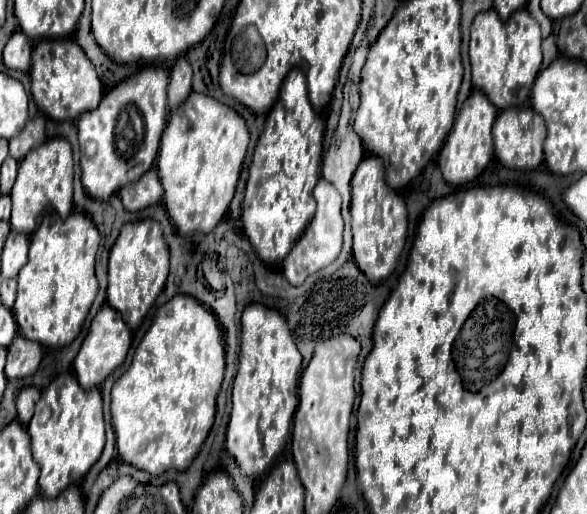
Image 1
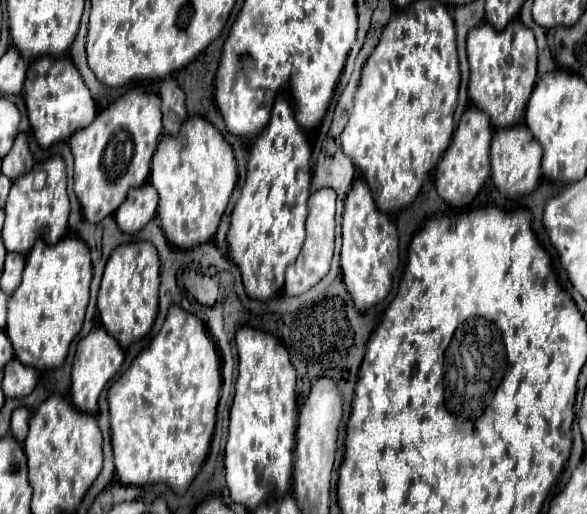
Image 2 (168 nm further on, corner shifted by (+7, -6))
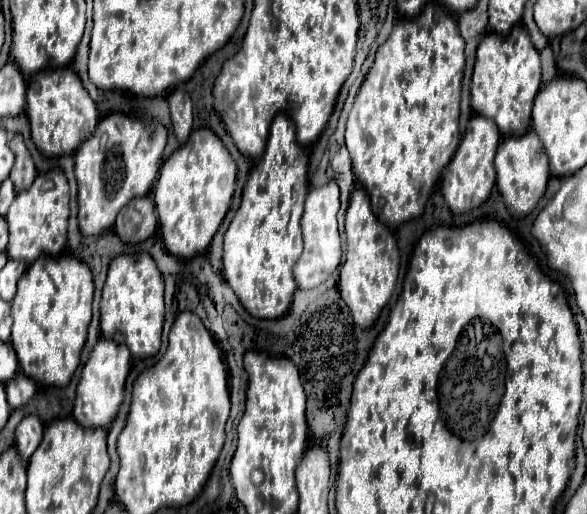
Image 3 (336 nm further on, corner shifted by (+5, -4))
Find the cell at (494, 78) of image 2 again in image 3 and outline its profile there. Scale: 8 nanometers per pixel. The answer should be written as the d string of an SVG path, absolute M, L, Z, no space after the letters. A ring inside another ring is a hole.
M515 26L509 36L487 34L479 44L471 82L471 108L495 120L503 136L523 136L531 126L531 106L541 86L541 58L525 26Z

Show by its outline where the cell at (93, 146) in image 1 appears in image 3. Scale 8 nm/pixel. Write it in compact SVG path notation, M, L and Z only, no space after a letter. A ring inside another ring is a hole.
M111 114L103 118L89 140L75 152L75 178L79 184L79 230L83 236L101 236L115 224L119 210L133 198L145 196L161 168L167 128L157 122Z

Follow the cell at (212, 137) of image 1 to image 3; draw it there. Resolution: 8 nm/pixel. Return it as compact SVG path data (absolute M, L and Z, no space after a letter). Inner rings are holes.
M207 128L191 132L187 144L183 144L165 160L153 188L153 200L159 214L163 244L169 254L177 258L193 258L209 248L213 234L219 230L231 206L235 176L235 160L221 140Z

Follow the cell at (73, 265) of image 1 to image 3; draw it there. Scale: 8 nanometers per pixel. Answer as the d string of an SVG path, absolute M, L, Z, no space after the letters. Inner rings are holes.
M59 256L57 260L35 260L17 284L17 296L13 298L13 332L11 346L17 354L21 372L45 386L67 386L73 372L81 362L81 350L87 340L87 328L91 322L93 306L93 276L85 262L73 256Z

